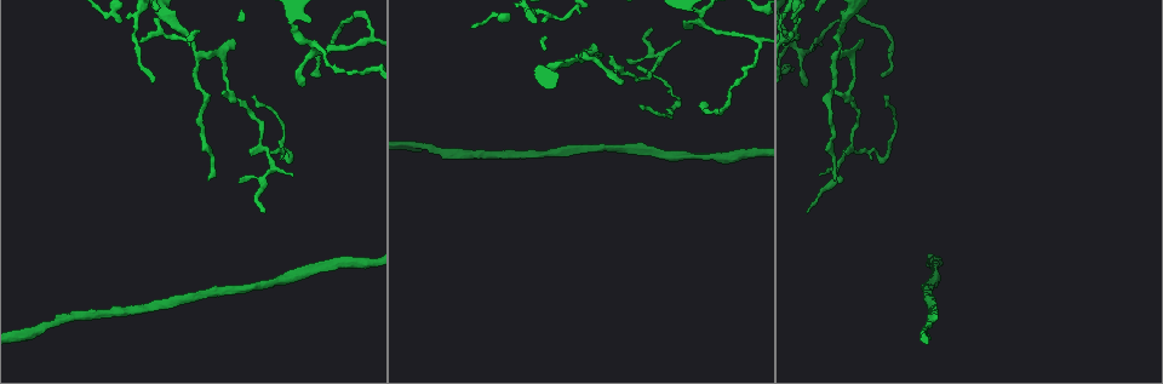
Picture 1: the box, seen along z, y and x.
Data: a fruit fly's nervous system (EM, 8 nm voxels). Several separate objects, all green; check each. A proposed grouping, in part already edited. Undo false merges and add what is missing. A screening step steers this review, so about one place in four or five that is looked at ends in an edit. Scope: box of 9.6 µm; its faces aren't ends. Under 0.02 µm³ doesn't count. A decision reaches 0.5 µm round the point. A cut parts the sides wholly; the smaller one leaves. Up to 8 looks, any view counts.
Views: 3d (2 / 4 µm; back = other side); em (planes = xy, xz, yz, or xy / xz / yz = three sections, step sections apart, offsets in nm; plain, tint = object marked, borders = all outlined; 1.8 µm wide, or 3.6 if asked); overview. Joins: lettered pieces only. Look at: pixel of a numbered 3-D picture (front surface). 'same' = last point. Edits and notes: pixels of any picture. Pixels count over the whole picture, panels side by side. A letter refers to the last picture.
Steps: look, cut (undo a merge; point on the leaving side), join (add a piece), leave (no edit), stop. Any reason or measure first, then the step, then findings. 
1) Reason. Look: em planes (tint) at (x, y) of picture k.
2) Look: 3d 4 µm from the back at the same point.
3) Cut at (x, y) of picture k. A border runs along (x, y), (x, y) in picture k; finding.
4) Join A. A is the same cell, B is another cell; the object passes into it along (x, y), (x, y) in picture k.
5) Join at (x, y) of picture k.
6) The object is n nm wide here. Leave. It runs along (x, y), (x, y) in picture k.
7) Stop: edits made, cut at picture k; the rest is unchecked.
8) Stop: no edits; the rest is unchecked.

Thin end. Look: 3d 4 µm at (835, 180) of picture 1.

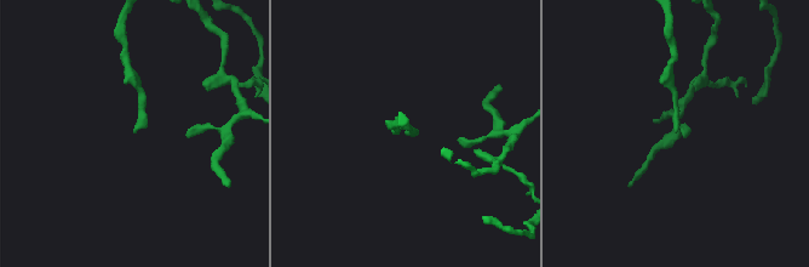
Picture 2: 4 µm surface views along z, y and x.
Now the EM. Look: em 3.6 µm planes (borders) at (407, 135) of picture 2.

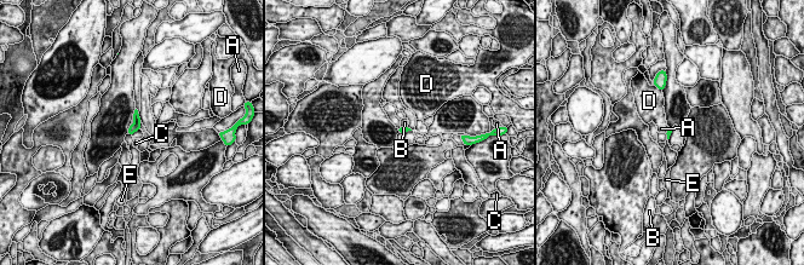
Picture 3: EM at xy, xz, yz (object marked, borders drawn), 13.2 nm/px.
Leave. A, B, C, D and E are other cells; a border runs along (672, 128), (668, 139) in picture 3; no lettered piece goes on from it.

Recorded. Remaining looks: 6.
Branch stops here. Look: em planes (borders) at (265, 212) of picture 1.

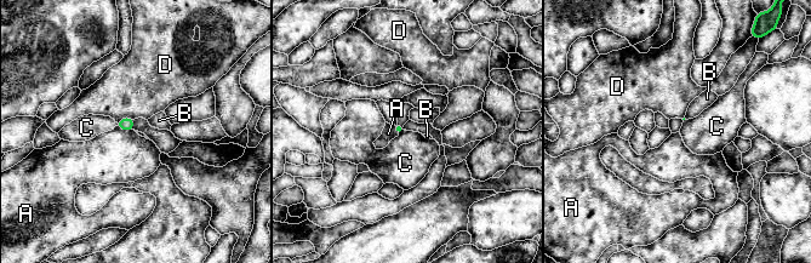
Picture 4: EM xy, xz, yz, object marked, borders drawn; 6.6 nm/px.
Leave. A, B, C and D are other cells; a border runs along (404, 130), (399, 135) in picture 4; no lettered piece goes on from it.

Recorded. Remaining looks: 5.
Look: 3d 2 µm at (255, 98) of picture 1.

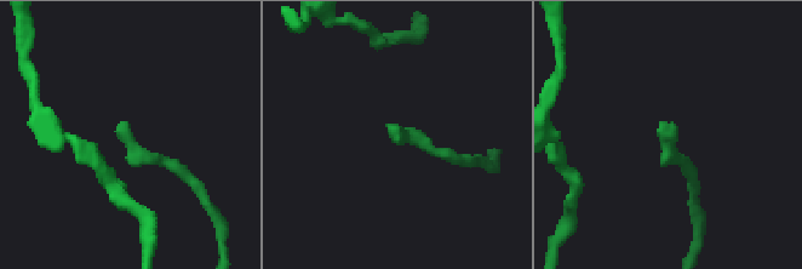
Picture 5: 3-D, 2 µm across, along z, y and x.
Shape alone is not enough. Look: em xz step 16 (tint) at (123, 125) of picture 5.

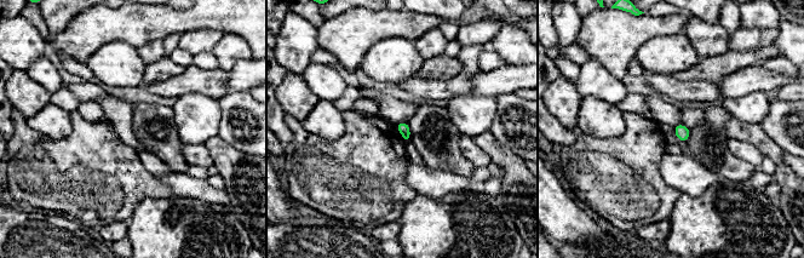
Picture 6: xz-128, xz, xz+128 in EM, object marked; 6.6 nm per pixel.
Look: em planes (borders) at the same point.

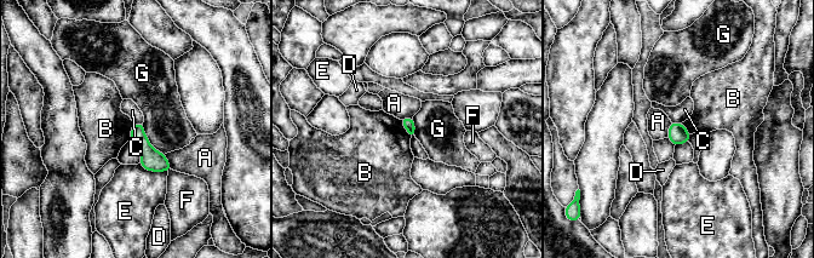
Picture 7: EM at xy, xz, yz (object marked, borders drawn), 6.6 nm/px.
The longest contact is with G, 260 nm. Leave. A, B, C, D, E, F and G are other cells; a border runs along (671, 121), (681, 124) in picture 7; no lettered piece goes on from it.

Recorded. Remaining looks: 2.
Stop: no edits; the rest is unchecked.

